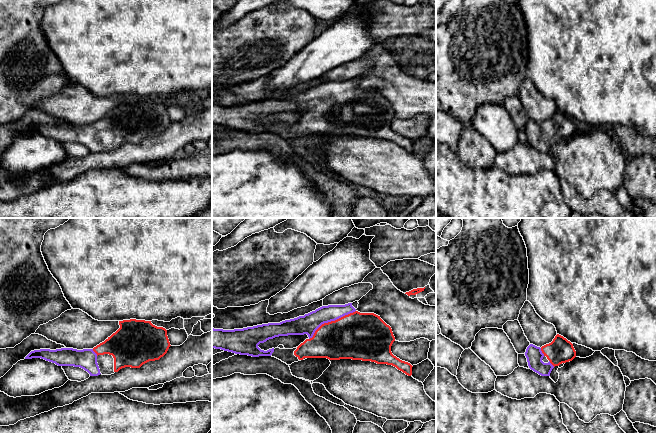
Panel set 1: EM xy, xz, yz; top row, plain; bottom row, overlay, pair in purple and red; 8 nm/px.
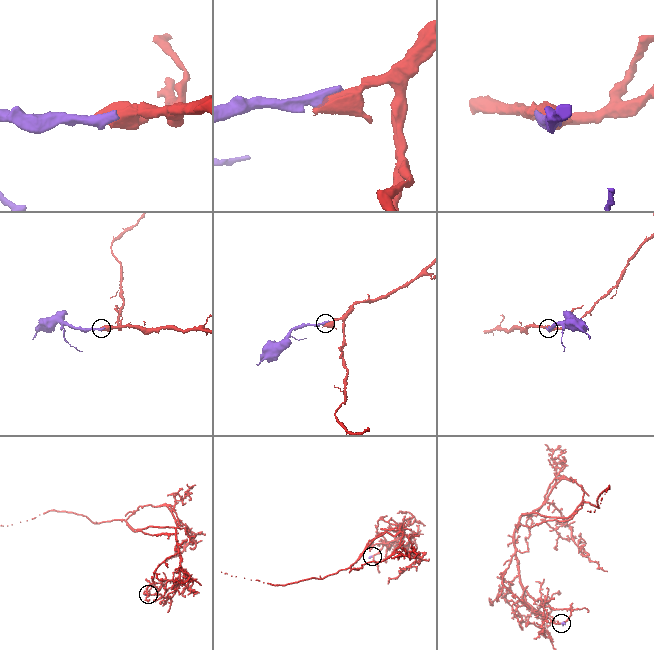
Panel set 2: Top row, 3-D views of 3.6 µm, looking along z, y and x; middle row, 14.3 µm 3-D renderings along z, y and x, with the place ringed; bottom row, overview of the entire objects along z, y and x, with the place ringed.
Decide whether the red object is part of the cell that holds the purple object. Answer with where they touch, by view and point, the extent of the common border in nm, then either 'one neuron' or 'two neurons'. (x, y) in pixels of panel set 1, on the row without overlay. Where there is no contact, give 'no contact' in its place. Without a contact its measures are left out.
contact xz (331, 96); length 440 nm; one neuron

